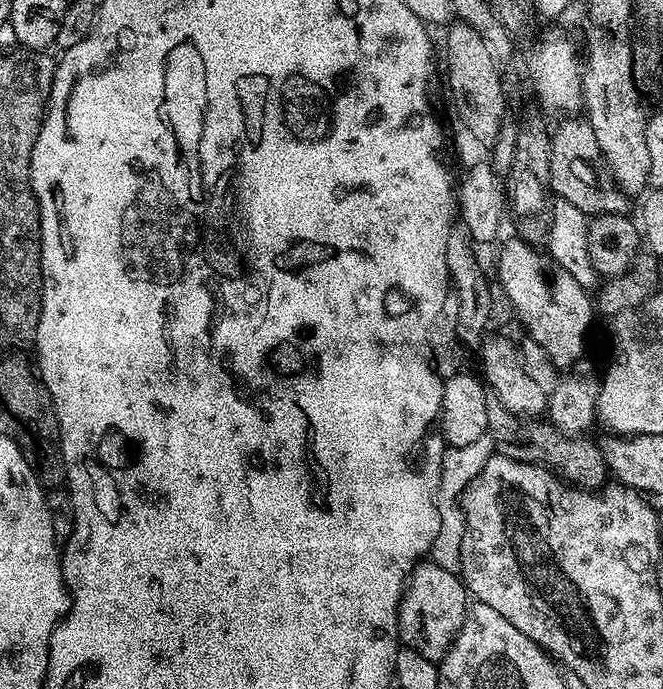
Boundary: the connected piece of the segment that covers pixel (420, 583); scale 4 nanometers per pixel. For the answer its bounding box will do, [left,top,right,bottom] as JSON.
[398,562,470,662]

